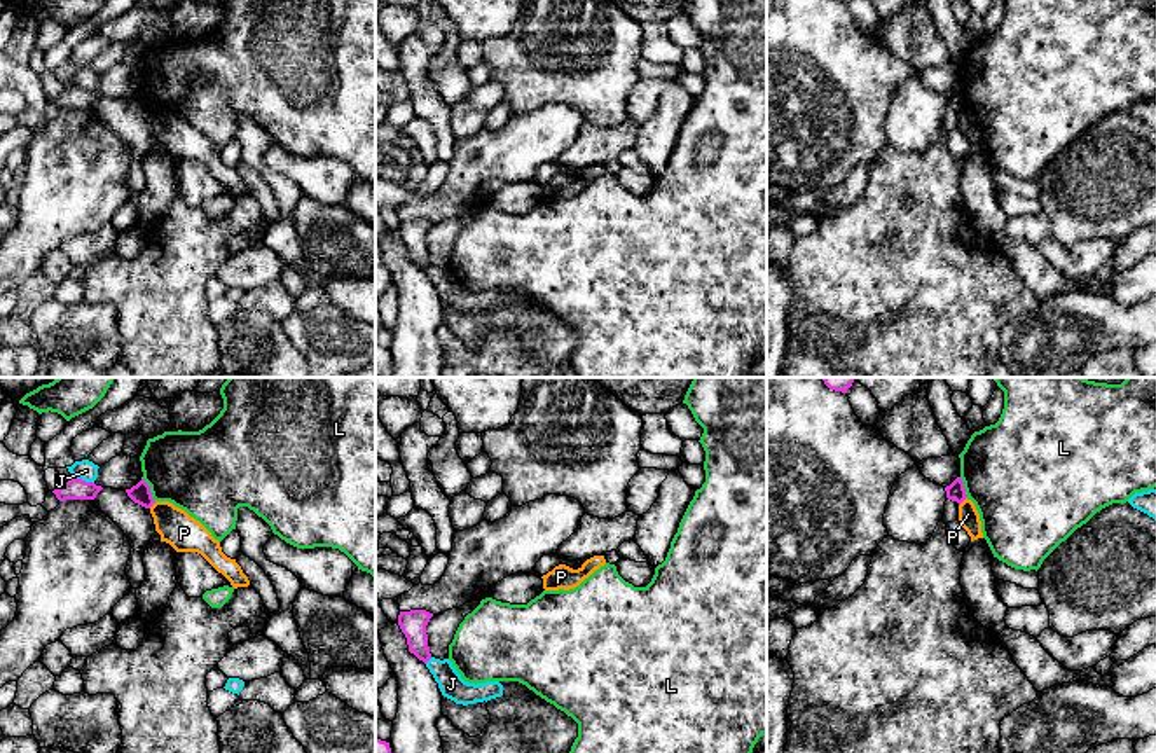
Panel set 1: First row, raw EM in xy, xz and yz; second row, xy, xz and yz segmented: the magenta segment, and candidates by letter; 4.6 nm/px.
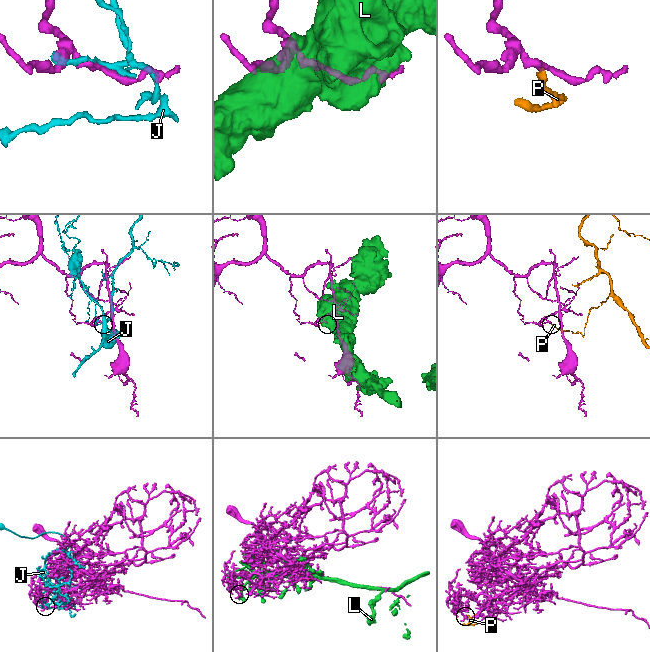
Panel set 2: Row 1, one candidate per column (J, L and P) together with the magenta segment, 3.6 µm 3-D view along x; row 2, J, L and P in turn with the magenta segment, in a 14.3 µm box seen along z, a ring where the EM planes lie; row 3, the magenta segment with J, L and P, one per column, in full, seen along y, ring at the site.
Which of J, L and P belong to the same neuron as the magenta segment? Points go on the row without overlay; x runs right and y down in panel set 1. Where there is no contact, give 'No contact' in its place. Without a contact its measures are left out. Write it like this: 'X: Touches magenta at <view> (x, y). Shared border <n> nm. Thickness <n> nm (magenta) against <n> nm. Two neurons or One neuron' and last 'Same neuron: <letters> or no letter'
J: Touches magenta at xy (84, 89). Shared border 100 nm. Thickness 100 nm (magenta) against 90 nm. Two neurons
L: Touches magenta at xy (149, 98). Shared border 130 nm. Thickness 90 nm (magenta) against 380 nm. Two neurons
P: Touches magenta at yz (963, 109). Shared border 60 nm. Thickness 90 nm (magenta) against 90 nm. Two neurons
Same neuron: no letter

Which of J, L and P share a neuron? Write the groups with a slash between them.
J / L / P

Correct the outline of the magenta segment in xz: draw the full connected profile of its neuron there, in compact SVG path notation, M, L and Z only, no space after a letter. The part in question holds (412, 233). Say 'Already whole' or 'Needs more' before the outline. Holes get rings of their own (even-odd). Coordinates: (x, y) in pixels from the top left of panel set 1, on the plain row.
Already whole. M426 218L400 220L398 234L407 246L409 260L424 273L431 267L426 234L433 222Z

